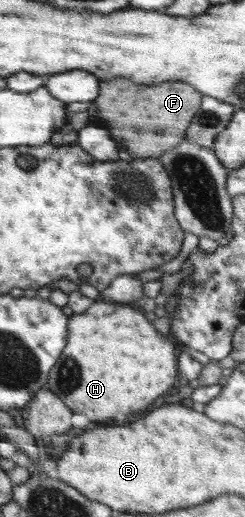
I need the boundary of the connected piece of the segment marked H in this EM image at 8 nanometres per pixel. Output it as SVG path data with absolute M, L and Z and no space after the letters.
M99 298L84 313L75 314L75 321L71 321L71 345L67 345L63 361L59 361L55 373L51 373L51 385L45 387L55 389L75 413L85 413L91 421L107 421L123 411L141 411L161 397L177 379L177 355L175 345L157 333L141 311L131 309L129 303L115 305L103 303Z

